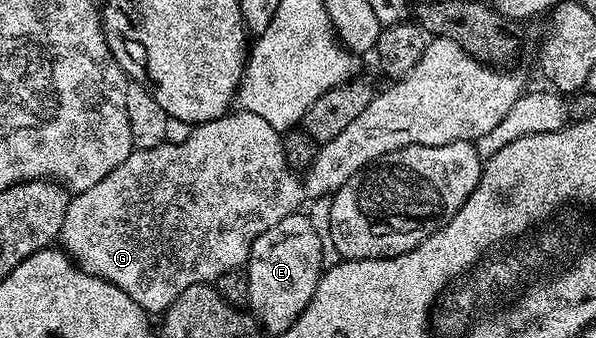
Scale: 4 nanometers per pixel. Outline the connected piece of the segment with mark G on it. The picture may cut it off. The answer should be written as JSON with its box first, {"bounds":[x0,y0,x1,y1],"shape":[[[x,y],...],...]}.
{"bounds":[58,37,525,314],"shape":[[[434,37],[428,43],[427,49],[421,54],[417,66],[411,73],[404,76],[402,80],[388,83],[386,85],[388,88],[384,92],[382,90],[376,91],[375,97],[369,102],[369,106],[365,106],[365,110],[361,110],[361,114],[357,114],[357,118],[353,118],[353,122],[349,122],[349,126],[345,126],[345,130],[341,130],[341,134],[337,134],[337,138],[333,138],[316,151],[315,163],[306,169],[307,181],[304,184],[299,181],[300,173],[288,166],[283,153],[283,141],[280,133],[278,131],[275,133],[275,128],[266,120],[266,115],[249,114],[242,110],[235,110],[216,120],[196,124],[188,131],[191,133],[184,140],[177,141],[176,144],[164,142],[152,148],[135,148],[129,154],[129,158],[125,158],[125,162],[121,162],[121,166],[117,166],[109,174],[105,174],[105,178],[101,178],[101,182],[97,182],[97,186],[89,186],[89,190],[74,193],[67,201],[65,220],[59,231],[58,243],[63,251],[80,268],[87,271],[90,276],[100,276],[101,279],[113,286],[125,290],[125,294],[129,294],[129,298],[133,298],[133,302],[137,302],[137,306],[141,306],[144,312],[162,314],[175,301],[177,294],[189,290],[189,286],[210,284],[221,274],[225,274],[225,270],[243,268],[247,263],[251,247],[256,238],[265,230],[269,230],[269,226],[281,222],[281,218],[300,211],[304,207],[302,204],[305,203],[304,205],[306,205],[308,203],[307,192],[311,195],[311,198],[333,194],[345,181],[353,178],[353,174],[357,174],[363,169],[366,164],[371,164],[377,158],[395,152],[399,148],[408,148],[414,144],[417,146],[445,146],[449,142],[457,142],[458,140],[474,142],[481,138],[481,134],[489,134],[489,130],[493,130],[493,126],[497,126],[497,122],[501,122],[501,118],[505,118],[505,114],[509,114],[509,110],[513,110],[513,102],[517,102],[517,98],[522,96],[525,91],[522,78],[515,72],[507,71],[511,70],[500,70],[490,64],[482,64],[480,60],[468,54],[464,48],[457,46],[457,42],[449,42],[449,38]]]}

